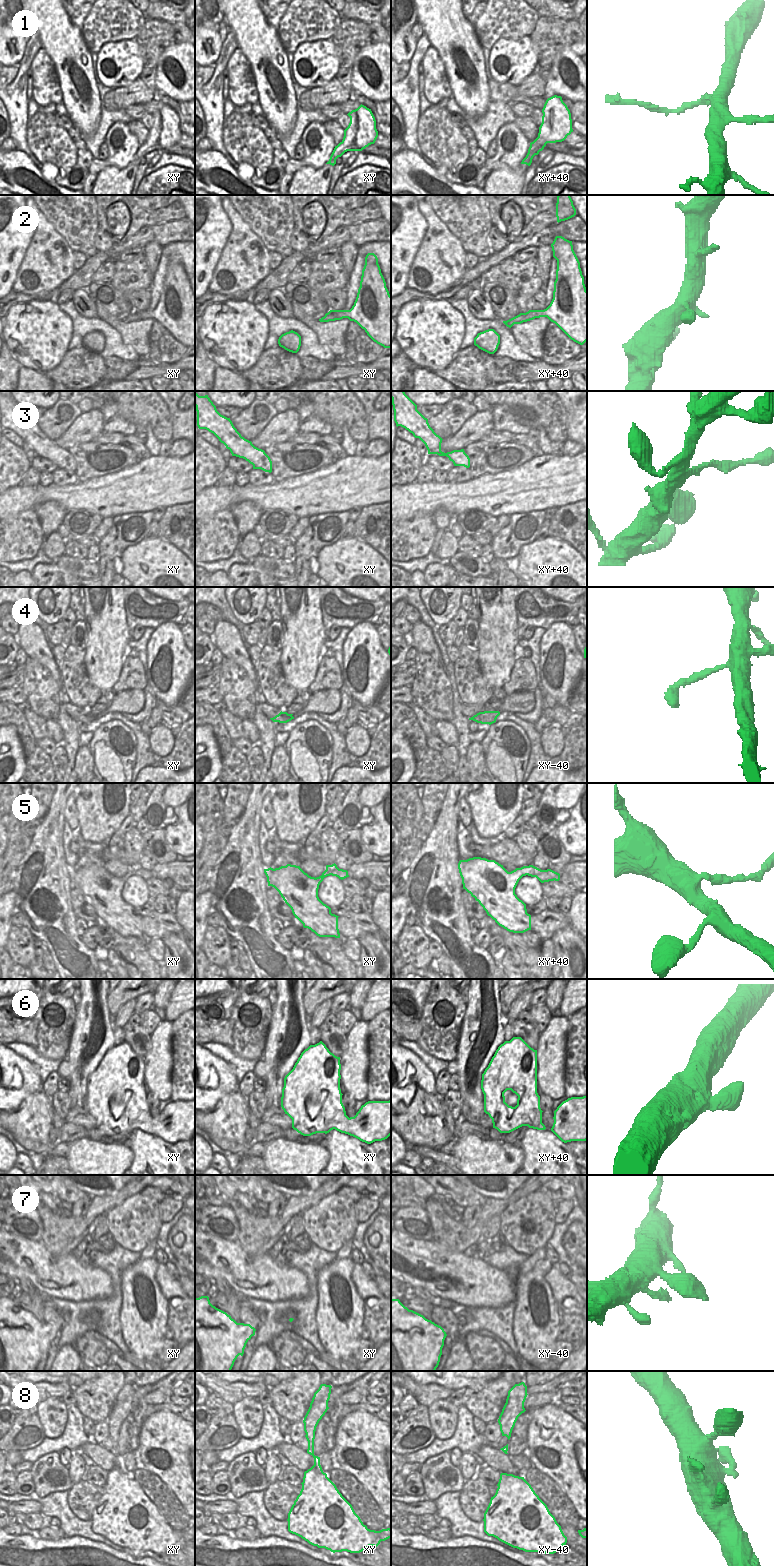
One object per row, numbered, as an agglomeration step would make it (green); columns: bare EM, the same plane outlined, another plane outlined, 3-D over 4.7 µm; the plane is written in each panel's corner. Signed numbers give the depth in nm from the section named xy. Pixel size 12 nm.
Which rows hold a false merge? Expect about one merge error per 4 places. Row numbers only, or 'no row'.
1, 5

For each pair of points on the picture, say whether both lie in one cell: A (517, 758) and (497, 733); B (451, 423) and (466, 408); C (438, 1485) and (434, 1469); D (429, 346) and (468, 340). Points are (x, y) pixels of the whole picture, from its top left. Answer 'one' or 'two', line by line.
A: one
B: one
C: one
D: two

